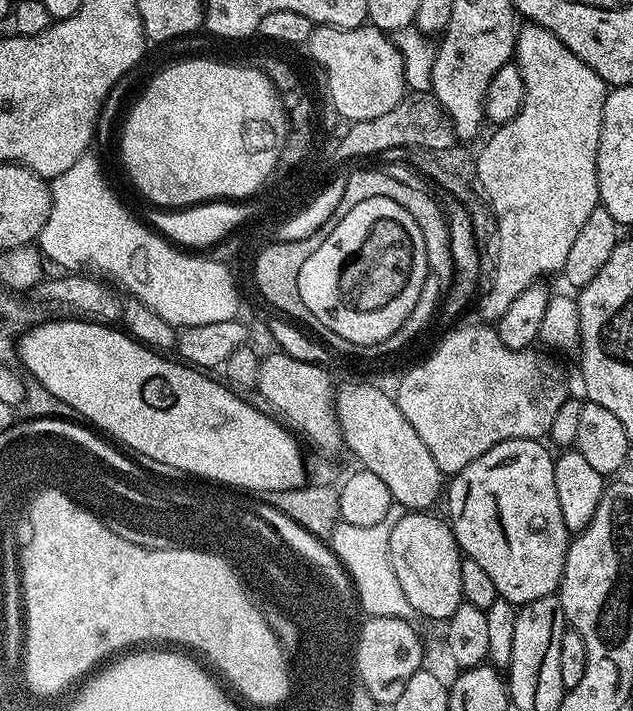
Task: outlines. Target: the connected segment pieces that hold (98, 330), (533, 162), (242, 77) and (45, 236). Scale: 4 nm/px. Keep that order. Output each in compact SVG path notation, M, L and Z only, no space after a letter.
M88 318L72 319L76 320L48 320L45 324L41 324L40 322L29 328L28 331L19 338L18 360L22 366L24 363L25 369L23 368L23 371L27 373L29 377L32 375L33 377L31 379L35 381L35 383L42 385L50 394L54 394L54 398L66 402L66 406L70 406L77 417L79 415L85 416L89 421L86 419L84 420L87 421L89 425L95 426L101 433L111 437L113 441L119 442L118 440L121 440L121 442L128 447L124 447L125 449L131 450L133 453L139 455L149 455L154 460L164 459L167 465L176 466L178 470L192 468L192 473L218 478L220 482L248 484L248 490L271 490L274 486L292 487L292 484L299 483L300 469L304 467L305 453L303 451L300 452L299 446L296 445L297 437L293 435L279 419L273 418L267 411L264 411L265 413L259 412L254 405L247 404L247 402L240 397L243 395L237 394L227 383L221 382L219 379L217 379L218 381L211 380L211 378L208 377L211 375L205 374L203 371L197 370L191 366L185 366L180 362L176 362L173 368L168 364L164 364L163 358L160 357L163 355L157 354L153 349L149 348L147 344L142 344L140 341L132 339L127 331L121 330L119 327L109 326L103 322L93 322Z
M531 22L525 23L517 31L516 34L516 51L514 53L514 63L518 66L518 70L522 74L522 86L524 87L524 97L522 98L522 110L518 110L518 114L505 124L499 125L495 129L496 133L488 140L488 145L481 152L480 157L475 157L476 179L478 187L482 193L483 199L492 207L492 216L496 219L496 269L492 272L492 289L488 293L483 293L480 304L479 319L484 322L495 322L500 319L502 314L506 314L506 306L510 306L510 302L514 302L514 298L518 298L518 294L522 294L522 290L531 288L537 283L540 276L548 276L551 272L559 273L563 269L566 262L566 254L570 254L570 246L574 242L574 238L578 238L578 230L582 230L582 225L586 223L586 218L590 218L590 214L594 214L594 210L600 204L600 191L598 190L598 170L596 163L598 162L598 146L600 145L600 131L602 130L602 114L604 113L604 103L610 91L609 85L604 83L603 78L598 74L594 74L594 70L590 66L586 66L586 62L582 62L582 58L578 58L570 49L562 43L557 36L550 34L548 30Z
M180 60L162 69L145 86L136 105L129 112L127 109L119 133L120 156L137 190L161 209L169 203L199 200L206 196L245 198L249 189L256 188L272 166L280 136L290 128L287 119L275 87L259 67L219 64L216 60Z
M92 154L78 158L78 162L74 162L74 166L66 170L66 174L51 177L50 187L52 190L50 216L46 218L46 226L42 226L40 231L38 248L49 261L52 259L60 267L57 269L72 270L79 266L109 281L117 280L129 292L127 294L129 297L141 300L147 308L154 310L154 314L158 314L177 329L236 319L241 304L240 296L236 293L236 280L232 277L233 269L229 265L219 264L207 255L181 250L147 223L139 224L124 209L123 202L112 193L111 186L104 181L104 172L100 169L99 162L92 157Z

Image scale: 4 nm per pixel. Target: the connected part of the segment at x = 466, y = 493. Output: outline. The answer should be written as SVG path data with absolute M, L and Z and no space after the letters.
M507 440L502 442L498 446L486 450L486 454L482 454L474 462L470 462L470 466L466 466L462 471L455 473L451 477L452 485L449 488L447 485L446 488L446 500L448 496L448 513L446 513L446 516L451 523L456 545L460 547L461 553L467 559L478 562L478 566L482 566L482 570L486 570L486 575L494 582L497 597L505 599L506 602L515 606L529 604L543 596L553 595L559 589L570 543L570 533L566 522L562 522L562 510L558 506L558 489L554 487L556 461L553 453L548 453L542 445L543 443L540 440Z

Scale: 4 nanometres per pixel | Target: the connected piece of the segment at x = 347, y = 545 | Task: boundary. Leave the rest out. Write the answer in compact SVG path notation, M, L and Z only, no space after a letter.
M388 518L374 526L337 523L330 535L330 547L356 584L359 607L363 611L365 608L369 617L393 616L394 619L408 620L413 615L412 607L406 602L406 594L402 594L402 586L398 586L398 578L394 578L394 566L390 562L388 543L392 526L393 521Z

